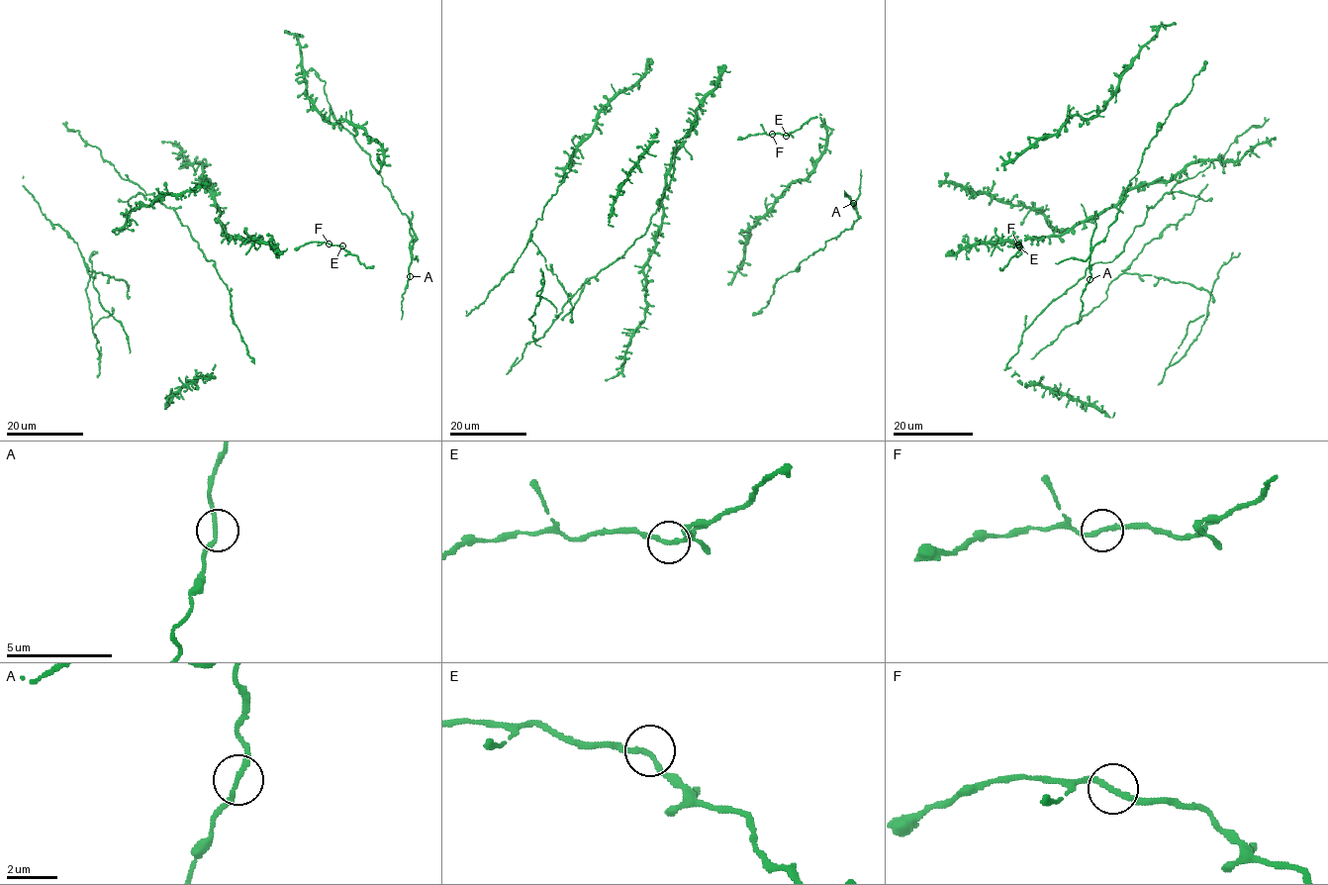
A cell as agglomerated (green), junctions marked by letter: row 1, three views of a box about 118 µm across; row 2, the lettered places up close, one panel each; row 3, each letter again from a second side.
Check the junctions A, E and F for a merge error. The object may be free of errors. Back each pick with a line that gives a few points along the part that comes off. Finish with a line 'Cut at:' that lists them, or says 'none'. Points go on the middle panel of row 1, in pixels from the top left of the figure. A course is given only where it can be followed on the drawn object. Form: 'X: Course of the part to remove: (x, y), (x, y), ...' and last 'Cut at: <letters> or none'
Cut at: none

